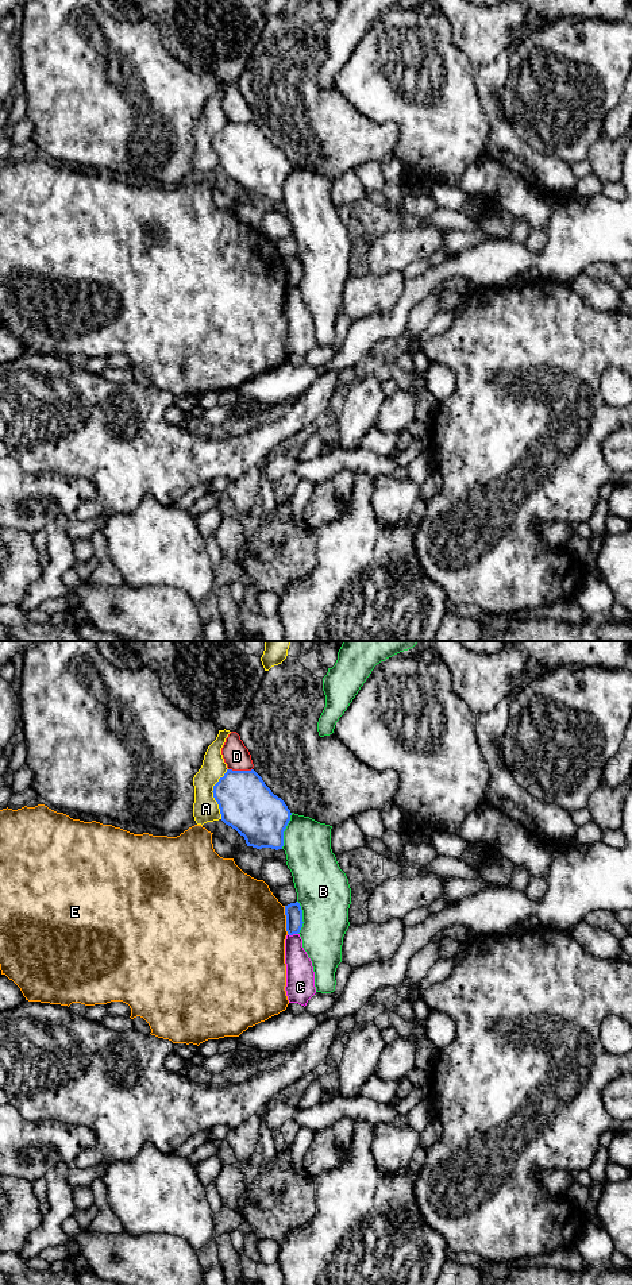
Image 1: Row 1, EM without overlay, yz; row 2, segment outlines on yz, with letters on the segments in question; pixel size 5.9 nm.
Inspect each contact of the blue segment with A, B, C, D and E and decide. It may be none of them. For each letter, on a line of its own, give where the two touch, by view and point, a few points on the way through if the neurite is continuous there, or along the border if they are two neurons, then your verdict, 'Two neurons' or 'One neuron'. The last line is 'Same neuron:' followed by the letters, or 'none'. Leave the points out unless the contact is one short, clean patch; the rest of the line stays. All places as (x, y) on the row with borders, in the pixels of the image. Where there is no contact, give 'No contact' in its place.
A: Touches blue at yz (214, 794). Two neurons
B: Touches blue at yz (284, 830). Two neurons
C: Touches blue at yz (293, 933). Boundary: yz (288, 933), (297, 934). Two neurons
D: Touches blue at yz (241, 771). Two neurons
E: Touches blue at yz (286, 919). Two neurons
Same neuron: none

